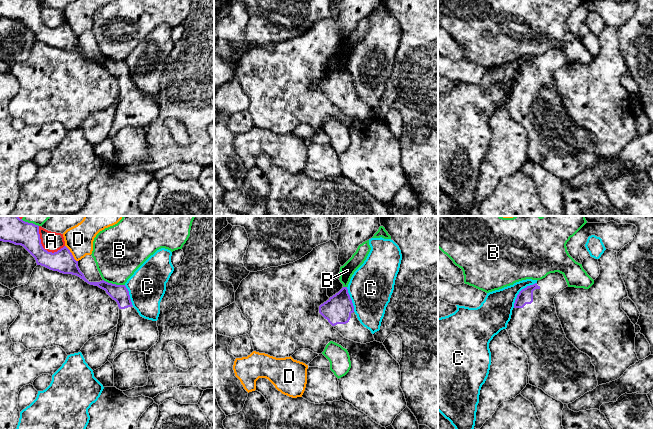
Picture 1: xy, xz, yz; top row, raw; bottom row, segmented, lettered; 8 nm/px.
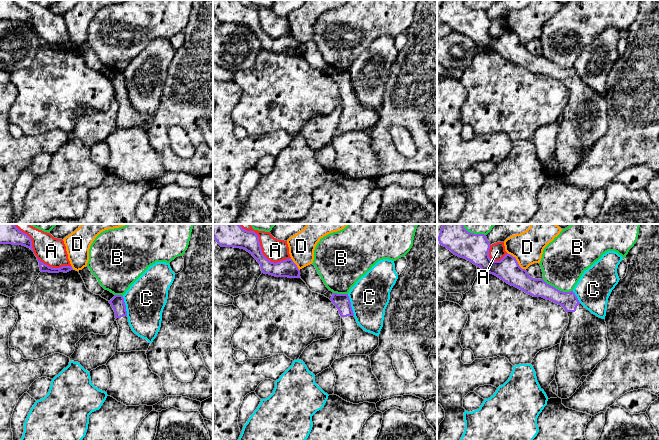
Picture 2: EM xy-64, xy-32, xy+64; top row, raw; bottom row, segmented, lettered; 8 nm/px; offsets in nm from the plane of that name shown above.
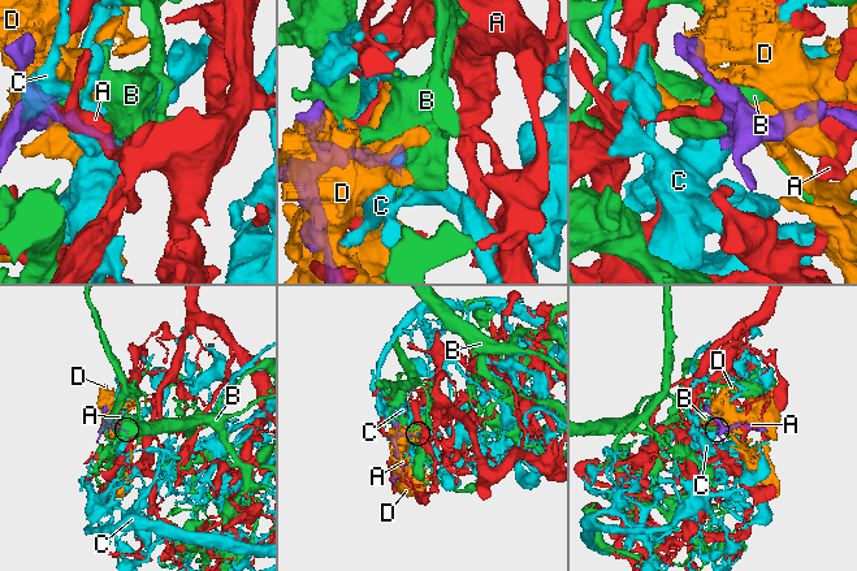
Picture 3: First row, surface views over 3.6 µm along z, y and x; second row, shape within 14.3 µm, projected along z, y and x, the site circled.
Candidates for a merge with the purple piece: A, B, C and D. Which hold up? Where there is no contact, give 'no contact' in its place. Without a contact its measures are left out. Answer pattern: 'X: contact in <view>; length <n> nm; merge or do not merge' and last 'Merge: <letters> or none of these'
A: contact in xy; length 280 nm; do not merge
B: contact in xy; length 180 nm; do not merge
C: contact in yz; length 280 nm; do not merge
D: contact in xy; length 170 nm; do not merge
Merge: none of these

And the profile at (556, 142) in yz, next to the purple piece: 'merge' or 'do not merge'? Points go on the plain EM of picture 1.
merge

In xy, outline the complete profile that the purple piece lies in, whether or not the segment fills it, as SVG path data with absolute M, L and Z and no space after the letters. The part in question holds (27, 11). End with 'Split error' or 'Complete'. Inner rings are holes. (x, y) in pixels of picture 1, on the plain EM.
M0 0L0 17L23 22L36 36L37 41L63 50L80 53L90 61L98 62L117 78L119 95L114 122L108 137L124 127L147 128L159 116L157 97L145 95L133 83L125 61L116 61L104 56L89 58L78 43L70 26L64 22L57 28L48 28L41 20L39 2L35 0Z. Split error

